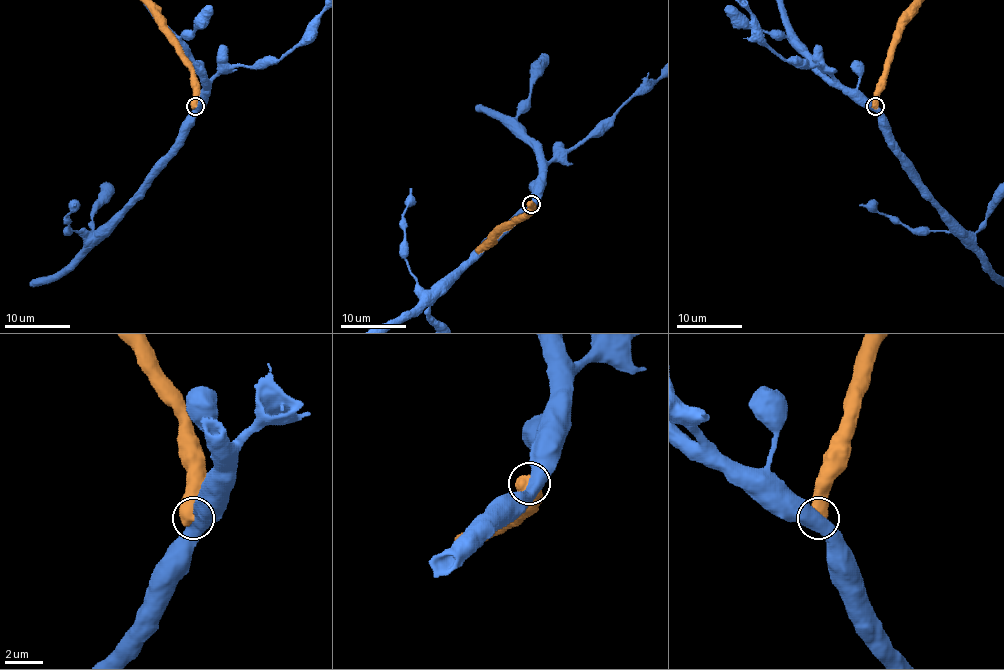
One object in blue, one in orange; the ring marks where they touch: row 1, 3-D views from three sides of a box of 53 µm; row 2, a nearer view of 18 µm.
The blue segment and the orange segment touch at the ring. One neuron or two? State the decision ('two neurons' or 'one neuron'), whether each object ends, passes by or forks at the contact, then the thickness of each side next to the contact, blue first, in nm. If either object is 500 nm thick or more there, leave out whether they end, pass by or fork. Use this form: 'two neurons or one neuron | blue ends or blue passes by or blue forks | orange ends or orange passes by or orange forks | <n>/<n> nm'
two neurons | 550/700 nm

